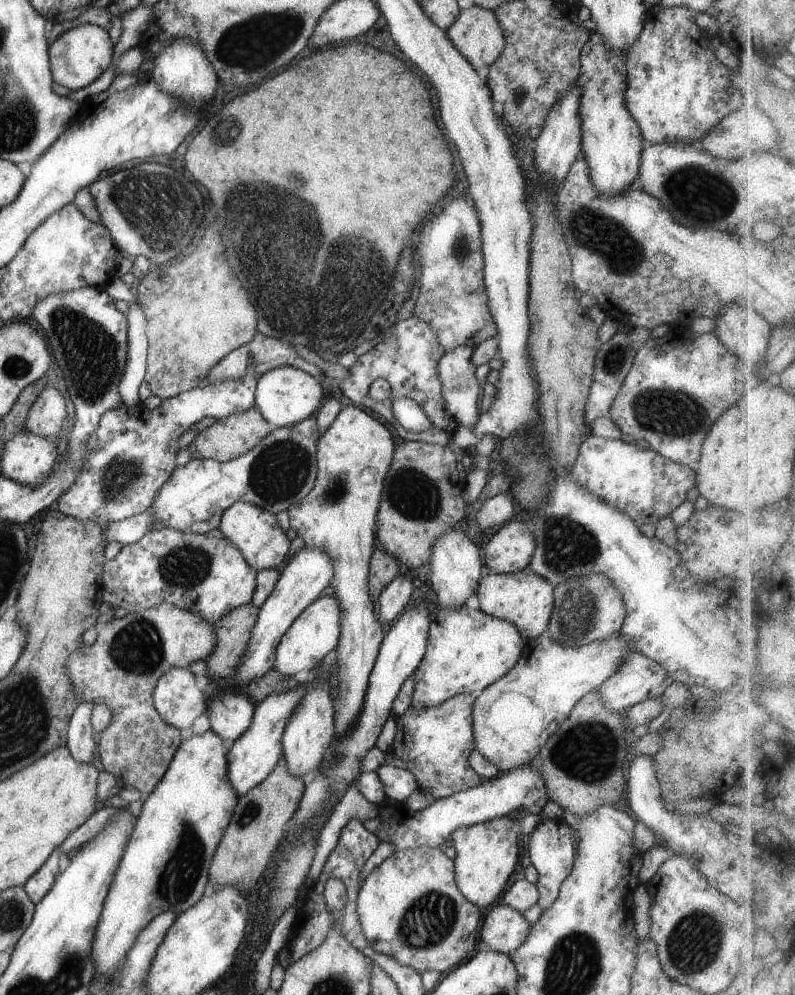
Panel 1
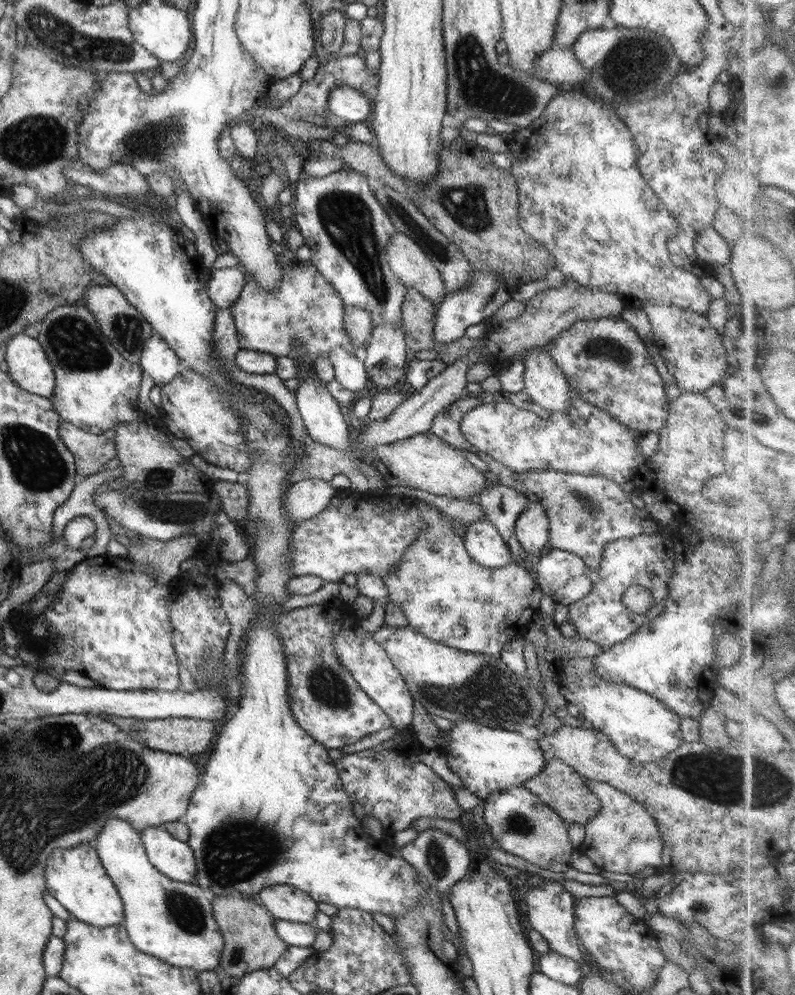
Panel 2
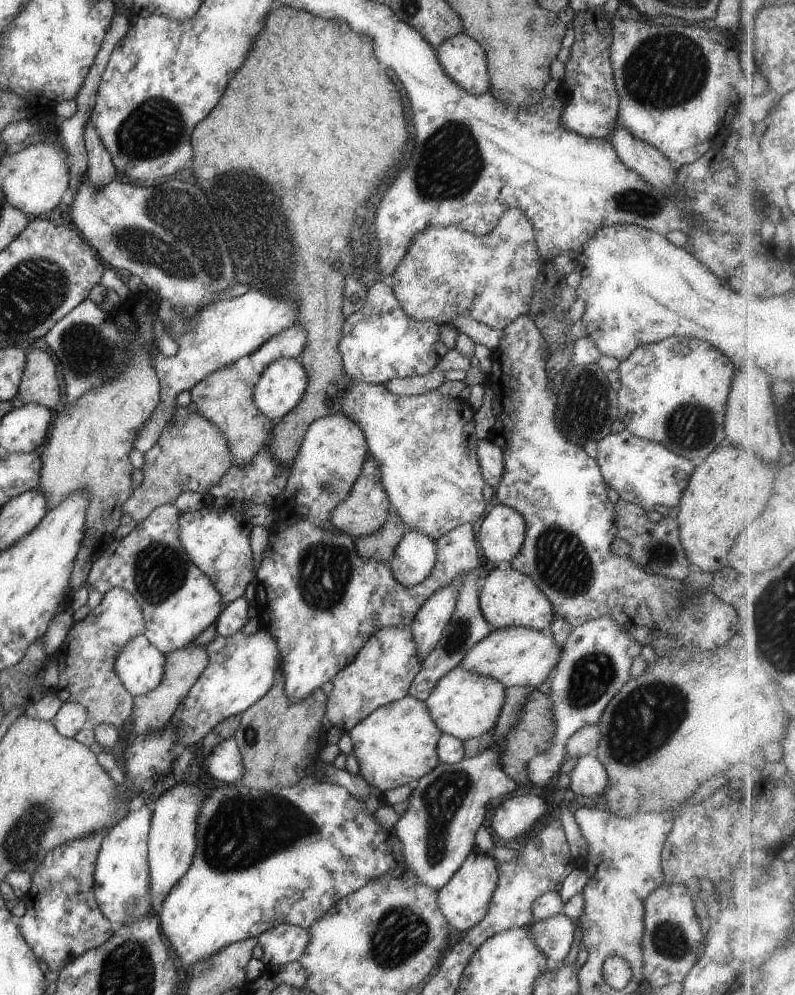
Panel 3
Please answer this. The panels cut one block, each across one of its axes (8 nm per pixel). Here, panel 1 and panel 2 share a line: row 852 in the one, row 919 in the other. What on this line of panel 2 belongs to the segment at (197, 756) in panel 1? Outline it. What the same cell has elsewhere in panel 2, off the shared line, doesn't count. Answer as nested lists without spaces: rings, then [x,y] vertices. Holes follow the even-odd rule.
[[[110,818],[95,836],[93,845],[98,853],[102,866],[108,877],[114,883],[123,902],[122,925],[128,933],[130,942],[144,954],[169,962],[180,968],[193,968],[198,972],[216,970],[219,966],[224,941],[221,937],[218,923],[213,917],[211,902],[202,893],[202,888],[188,882],[172,881],[164,876],[146,856],[141,834],[128,822],[120,818]]]

